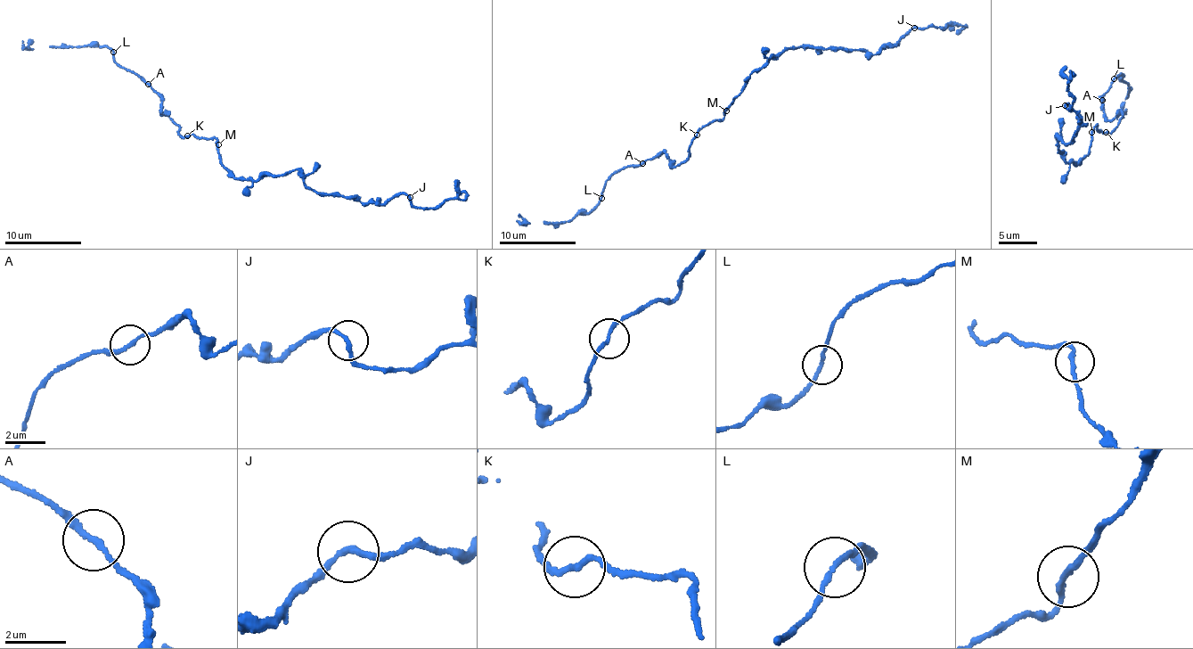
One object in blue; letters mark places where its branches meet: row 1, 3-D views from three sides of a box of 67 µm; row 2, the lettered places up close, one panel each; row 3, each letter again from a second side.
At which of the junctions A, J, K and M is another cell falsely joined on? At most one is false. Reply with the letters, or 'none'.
none

